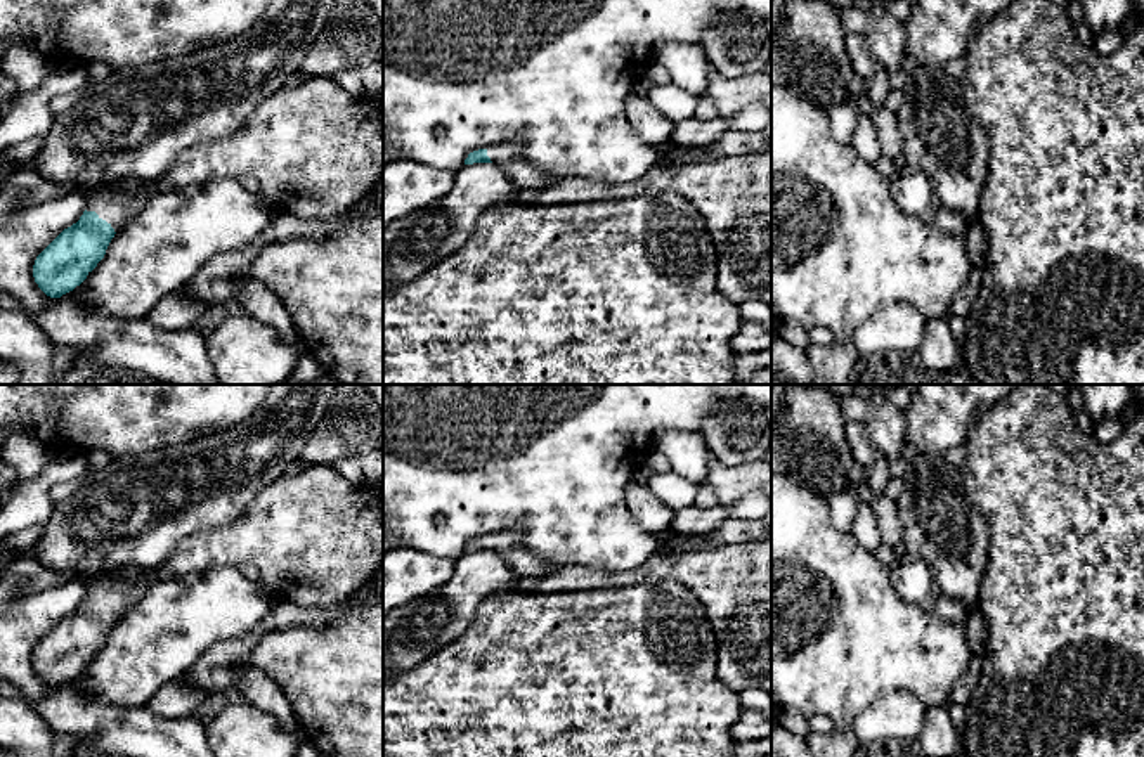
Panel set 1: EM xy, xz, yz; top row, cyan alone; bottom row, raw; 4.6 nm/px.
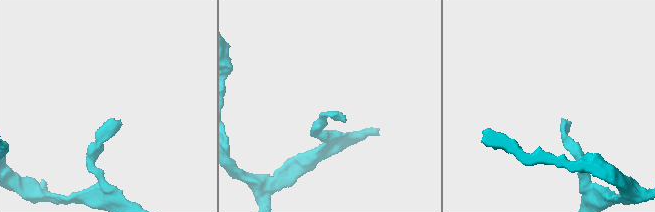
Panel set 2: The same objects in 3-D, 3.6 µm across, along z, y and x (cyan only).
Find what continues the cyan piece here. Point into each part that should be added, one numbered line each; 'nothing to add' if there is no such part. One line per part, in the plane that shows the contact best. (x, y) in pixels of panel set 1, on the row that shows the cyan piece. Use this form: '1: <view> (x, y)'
1: xy (314, 149)

